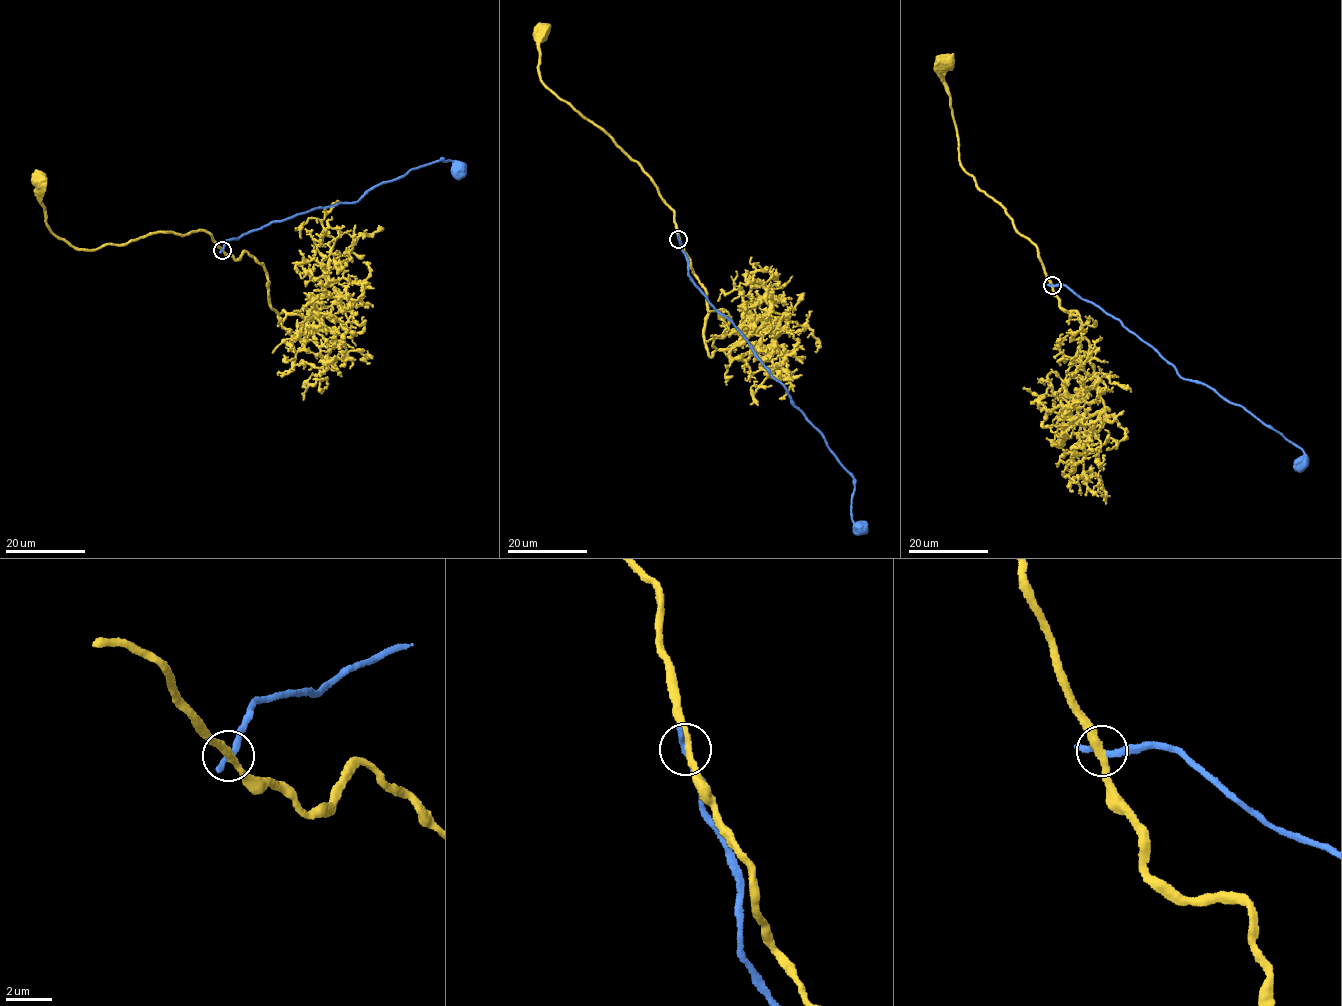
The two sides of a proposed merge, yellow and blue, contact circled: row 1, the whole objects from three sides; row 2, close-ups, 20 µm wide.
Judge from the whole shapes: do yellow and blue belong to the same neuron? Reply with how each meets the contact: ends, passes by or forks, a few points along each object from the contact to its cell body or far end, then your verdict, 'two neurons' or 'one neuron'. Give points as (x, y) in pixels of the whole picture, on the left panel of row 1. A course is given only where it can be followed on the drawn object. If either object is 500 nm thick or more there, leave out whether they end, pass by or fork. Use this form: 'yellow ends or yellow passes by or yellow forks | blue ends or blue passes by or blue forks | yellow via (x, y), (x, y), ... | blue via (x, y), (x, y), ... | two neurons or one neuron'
yellow passes by | blue ends | yellow via (221, 249), (201, 230), (183, 235), (160, 231), (121, 244), (74, 248), (47, 225), (42, 181) | blue via (221, 249), (227, 239), (265, 224), (317, 207), (356, 202), (372, 187), (443, 157), (454, 162), (459, 170) | two neurons

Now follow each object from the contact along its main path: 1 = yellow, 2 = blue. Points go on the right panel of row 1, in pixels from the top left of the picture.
1: (1052, 285), (1035, 246), (1018, 232), (1006, 210), (978, 187), (960, 163), (950, 97), (940, 73), (946, 64)
2: (1052, 285), (1067, 285), (1092, 301), (1156, 349), (1182, 378), (1205, 384), (1241, 405), (1301, 448), (1298, 463)

